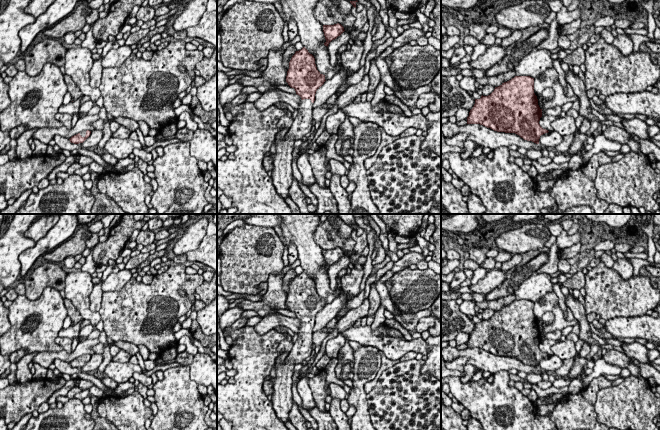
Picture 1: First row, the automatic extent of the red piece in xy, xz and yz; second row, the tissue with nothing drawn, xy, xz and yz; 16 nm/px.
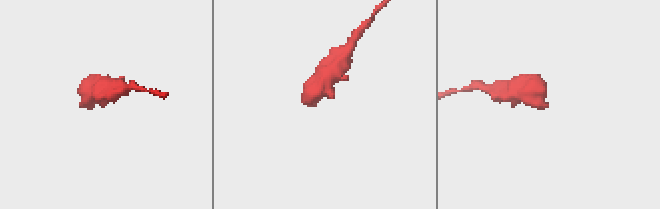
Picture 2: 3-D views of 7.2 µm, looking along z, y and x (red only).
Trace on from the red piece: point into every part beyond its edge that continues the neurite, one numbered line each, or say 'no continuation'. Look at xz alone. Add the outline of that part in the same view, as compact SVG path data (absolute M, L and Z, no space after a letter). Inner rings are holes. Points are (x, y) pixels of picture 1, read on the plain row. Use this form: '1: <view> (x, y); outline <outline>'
1: xz (302, 348); outline M310 323L301 324L298 339L286 358L286 362L292 361L294 365L302 363L311 356L313 327Z

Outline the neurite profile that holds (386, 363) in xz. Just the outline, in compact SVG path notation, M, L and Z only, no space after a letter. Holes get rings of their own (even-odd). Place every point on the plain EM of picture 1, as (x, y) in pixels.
M379 350L379 354L381 356L381 366L379 371L377 372L376 377L367 383L364 384L364 390L366 393L369 393L376 385L378 382L379 377L381 376L382 372L385 371L386 369L396 365L397 363L400 363L402 361L407 361L410 359L415 359L417 353L416 352L408 352L406 353L403 357L401 357L398 360L390 360L388 359L385 354Z

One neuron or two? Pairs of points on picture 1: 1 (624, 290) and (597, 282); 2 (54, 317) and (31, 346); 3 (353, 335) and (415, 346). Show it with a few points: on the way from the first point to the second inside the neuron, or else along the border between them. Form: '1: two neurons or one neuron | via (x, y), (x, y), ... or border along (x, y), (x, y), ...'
1: one neuron | via (617, 290), (608, 283), (604, 283)
2: one neuron | via (47, 324), (32, 339)
3: one neuron | via (368, 337), (374, 338), (383, 347), (400, 346)

